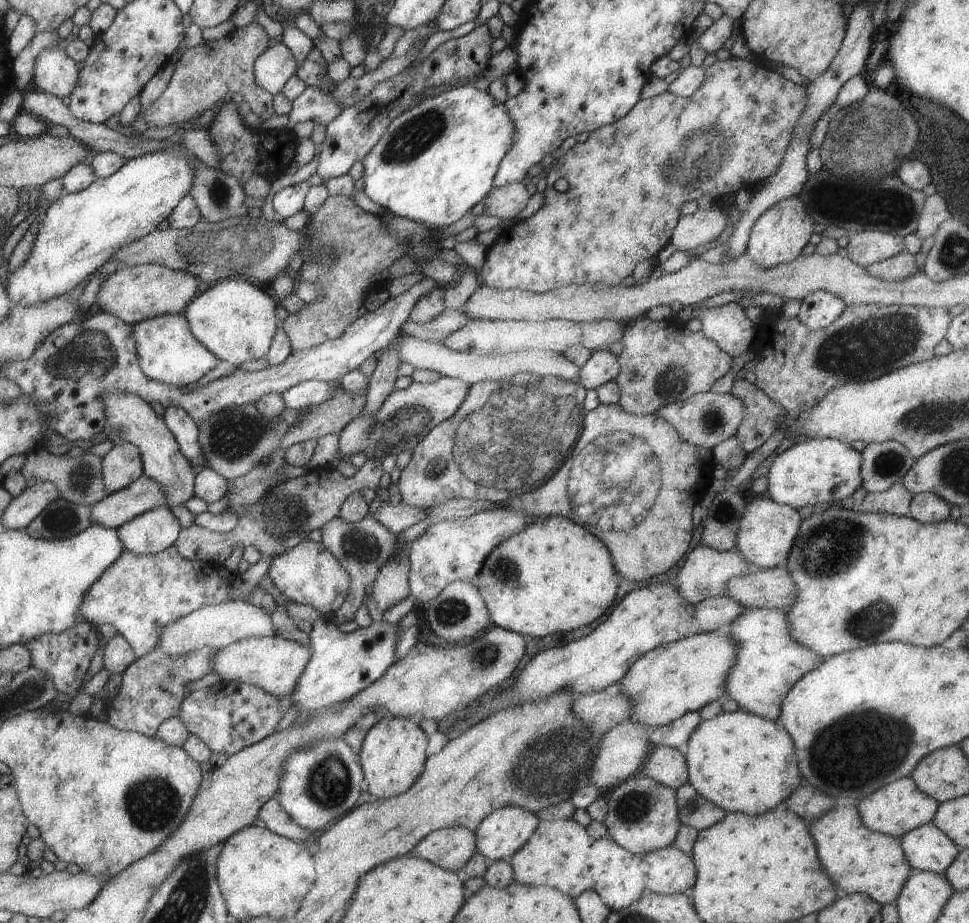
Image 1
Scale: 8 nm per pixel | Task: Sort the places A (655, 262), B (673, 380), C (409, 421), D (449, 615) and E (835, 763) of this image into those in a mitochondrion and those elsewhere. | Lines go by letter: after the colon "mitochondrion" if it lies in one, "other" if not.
A: other
B: mitochondrion
C: mitochondrion
D: mitochondrion
E: mitochondrion

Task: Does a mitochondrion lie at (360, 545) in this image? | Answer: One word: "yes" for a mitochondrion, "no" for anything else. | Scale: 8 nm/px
yes

